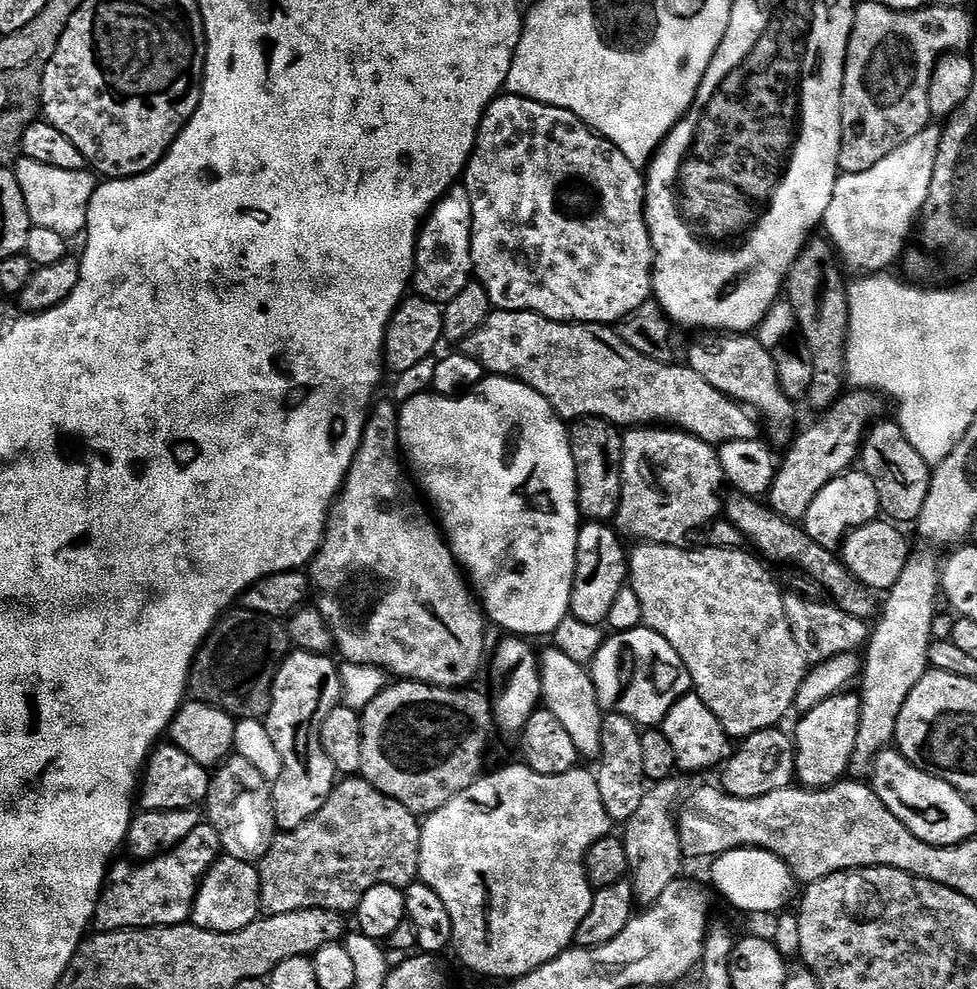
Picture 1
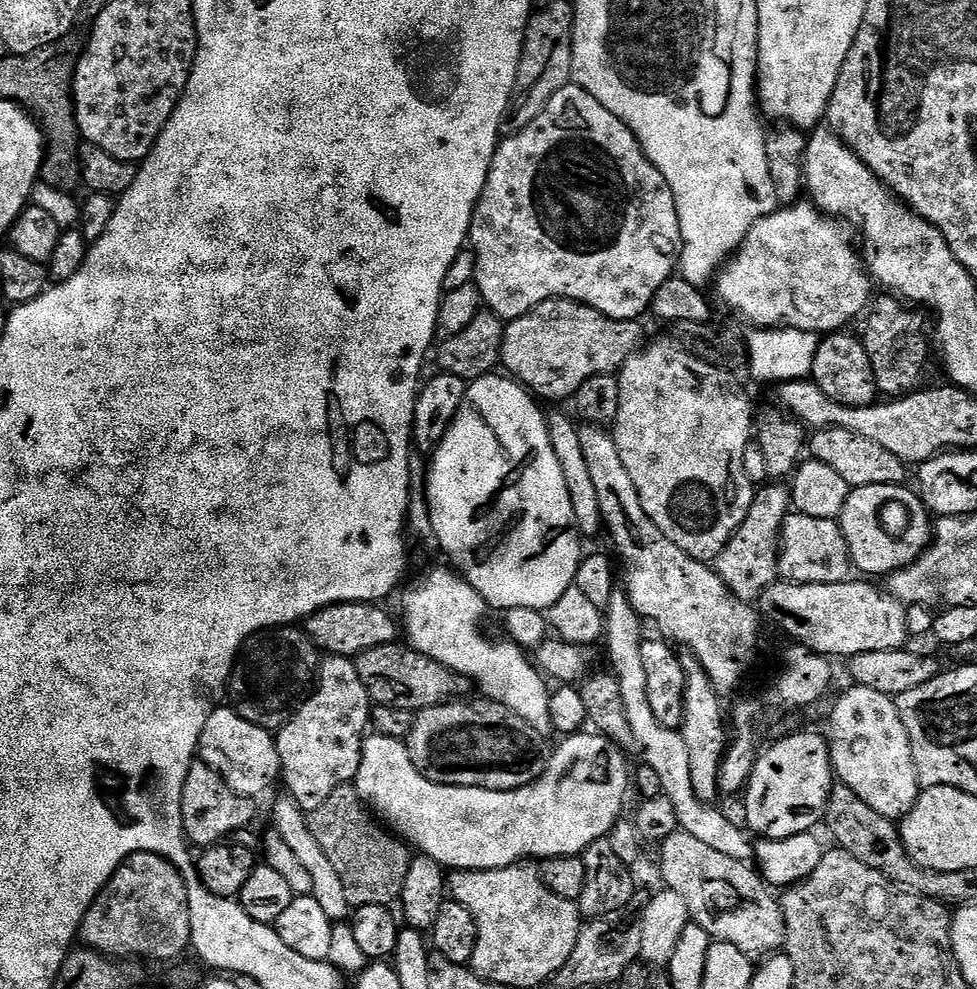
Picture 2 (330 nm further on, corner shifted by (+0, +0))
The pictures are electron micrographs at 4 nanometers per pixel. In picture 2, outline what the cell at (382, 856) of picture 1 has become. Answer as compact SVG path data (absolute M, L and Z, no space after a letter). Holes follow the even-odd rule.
M352 784L334 790L318 810L310 813L308 825L322 850L326 850L326 858L330 858L334 870L338 870L349 905L356 908L371 904L392 906L399 901L413 853L405 841L374 819Z

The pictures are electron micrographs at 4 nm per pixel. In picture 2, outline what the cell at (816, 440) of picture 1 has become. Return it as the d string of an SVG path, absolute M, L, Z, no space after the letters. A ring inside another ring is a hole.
M768 482L757 491L750 510L714 561L716 573L740 600L759 601L760 596L778 580L780 567L780 531L792 508L792 493L783 483Z

